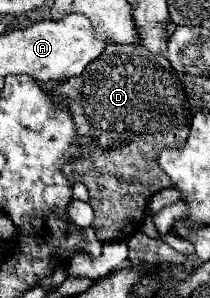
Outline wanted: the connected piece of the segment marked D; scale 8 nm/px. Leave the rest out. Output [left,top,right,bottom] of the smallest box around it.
[52,44,190,242]

